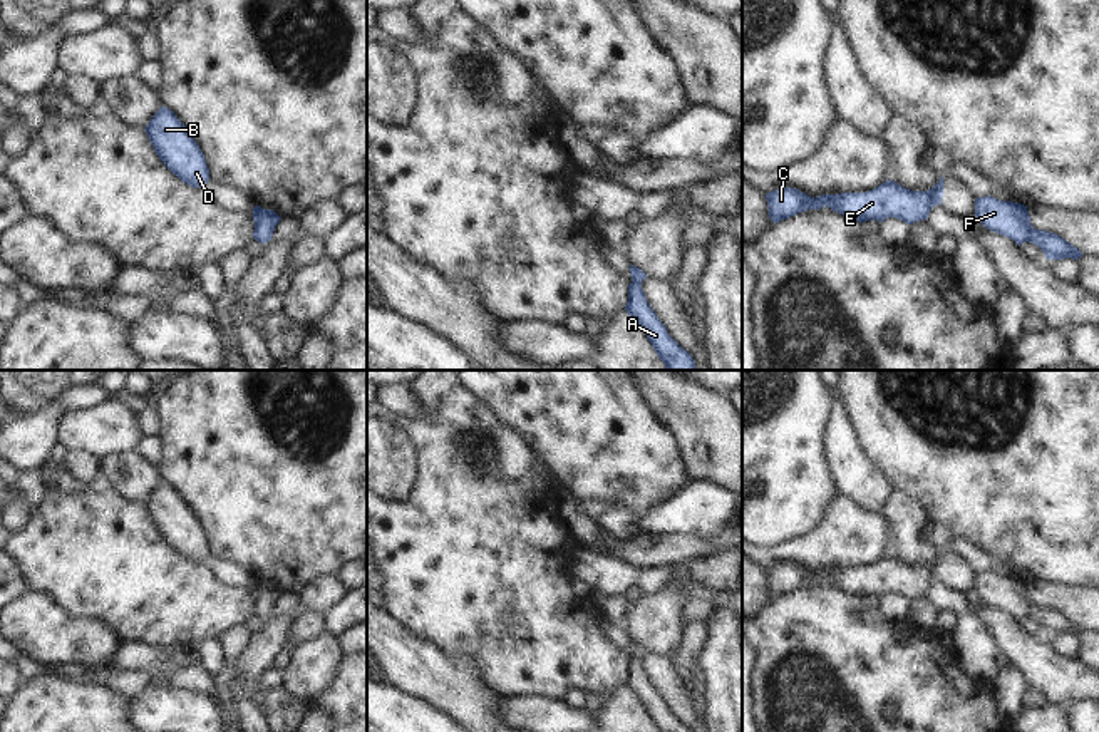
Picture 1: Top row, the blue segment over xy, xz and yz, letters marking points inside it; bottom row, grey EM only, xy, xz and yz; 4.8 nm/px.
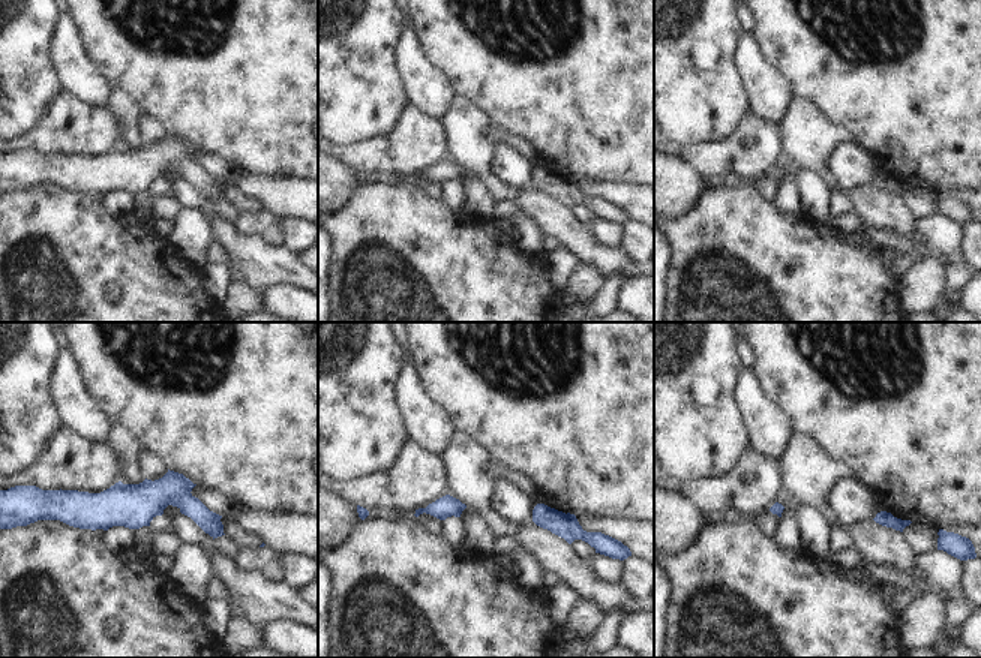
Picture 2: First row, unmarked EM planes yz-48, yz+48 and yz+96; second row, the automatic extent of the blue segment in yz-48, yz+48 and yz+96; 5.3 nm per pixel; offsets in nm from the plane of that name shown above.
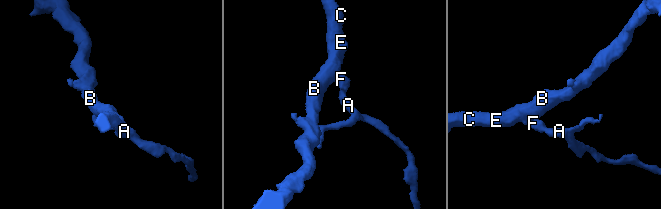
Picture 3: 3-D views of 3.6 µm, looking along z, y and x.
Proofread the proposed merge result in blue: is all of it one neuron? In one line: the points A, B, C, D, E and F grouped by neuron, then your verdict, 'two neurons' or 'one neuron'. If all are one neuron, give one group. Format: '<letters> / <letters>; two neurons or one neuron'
A B C D E F; one neuron

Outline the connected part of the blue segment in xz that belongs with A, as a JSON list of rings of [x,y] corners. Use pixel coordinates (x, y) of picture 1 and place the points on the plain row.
[[[630,640],[632,658],[628,660],[628,677],[625,685],[642,702],[648,717],[658,732],[692,732],[684,725],[667,707],[665,700],[658,695],[652,682],[648,680],[642,665],[642,657],[647,650]]]

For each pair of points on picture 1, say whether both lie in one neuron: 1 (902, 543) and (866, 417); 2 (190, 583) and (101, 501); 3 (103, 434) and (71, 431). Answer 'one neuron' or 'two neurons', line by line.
1: two neurons
2: one neuron
3: one neuron

